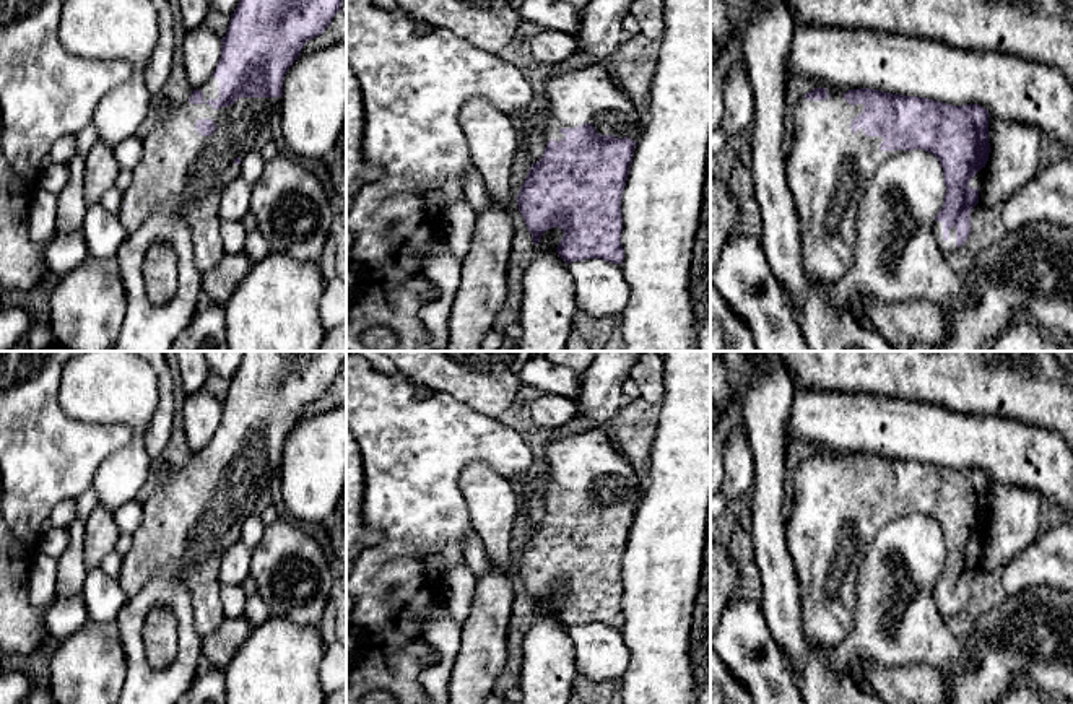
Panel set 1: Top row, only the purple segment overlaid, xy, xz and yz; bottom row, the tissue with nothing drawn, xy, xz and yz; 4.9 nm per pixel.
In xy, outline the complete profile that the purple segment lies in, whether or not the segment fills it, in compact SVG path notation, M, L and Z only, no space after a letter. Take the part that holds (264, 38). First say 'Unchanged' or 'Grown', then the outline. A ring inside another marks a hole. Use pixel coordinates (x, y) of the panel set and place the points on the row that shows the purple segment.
Grown. M239 0L221 39L221 59L213 76L164 115L163 124L143 140L141 159L132 171L117 211L125 234L133 234L158 205L172 202L185 210L197 270L203 275L219 262L224 255L218 213L221 192L241 174L241 161L280 106L286 72L304 44L330 26L341 11L341 3L343 0Z

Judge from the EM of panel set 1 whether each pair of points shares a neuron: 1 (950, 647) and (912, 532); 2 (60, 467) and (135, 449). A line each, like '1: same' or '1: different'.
1: same
2: different

